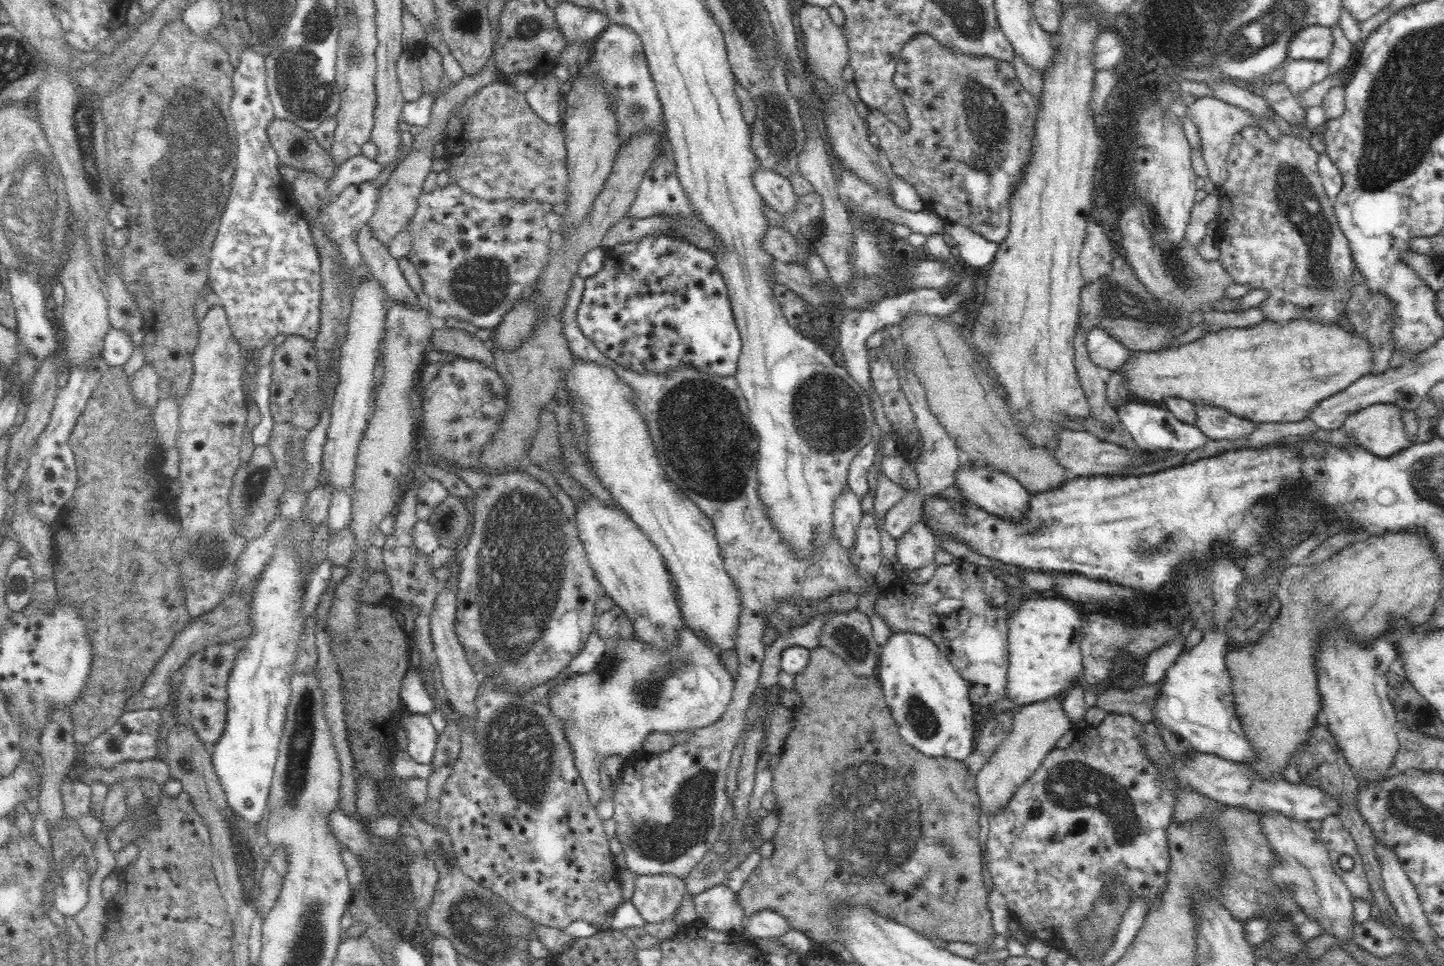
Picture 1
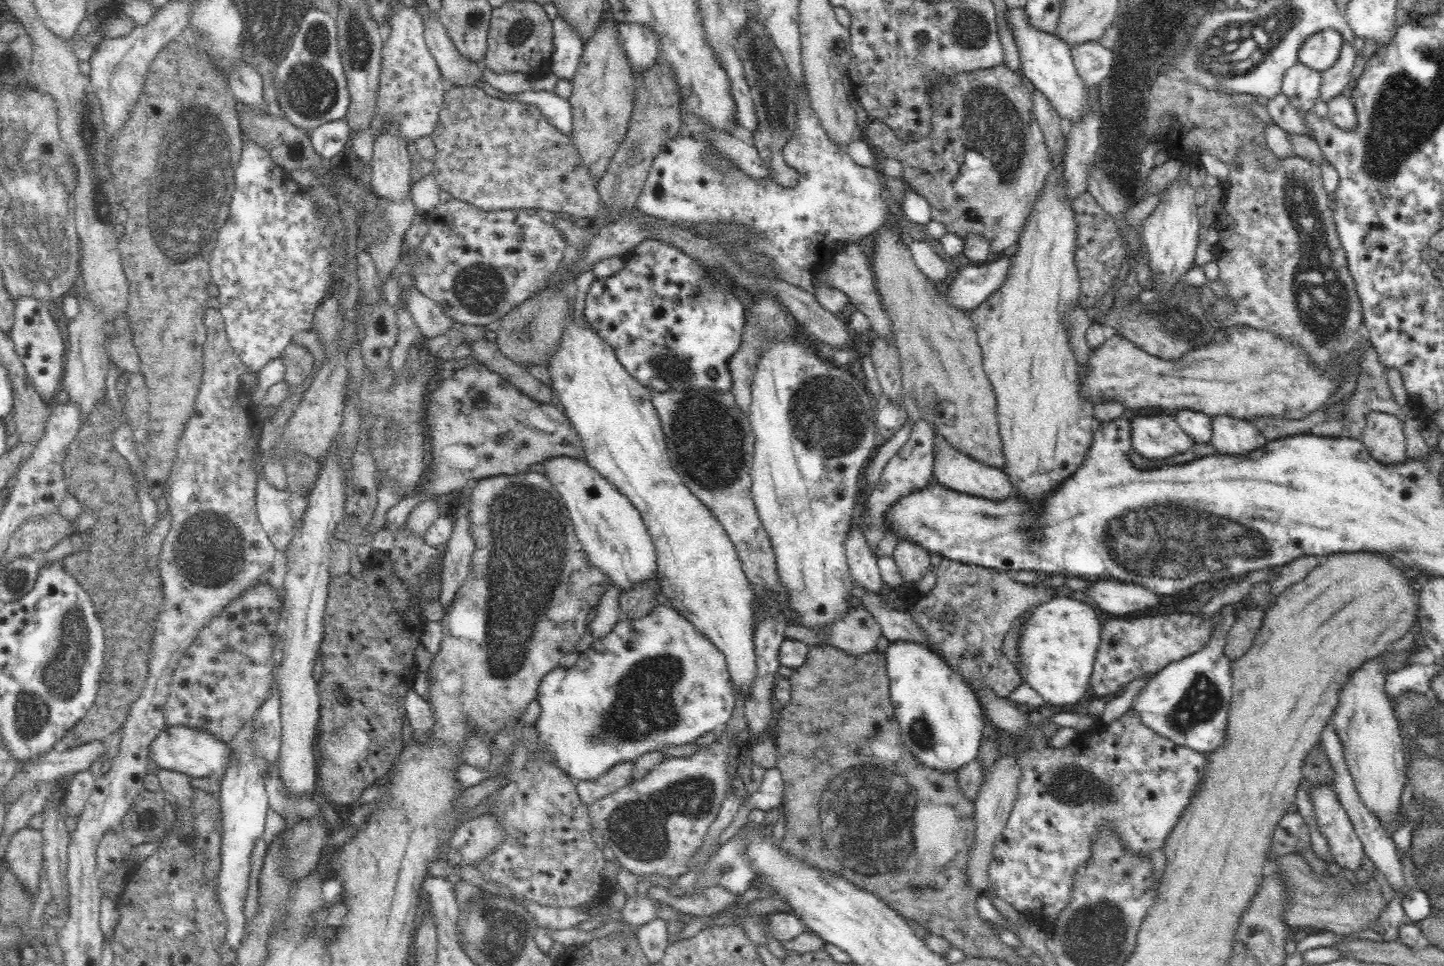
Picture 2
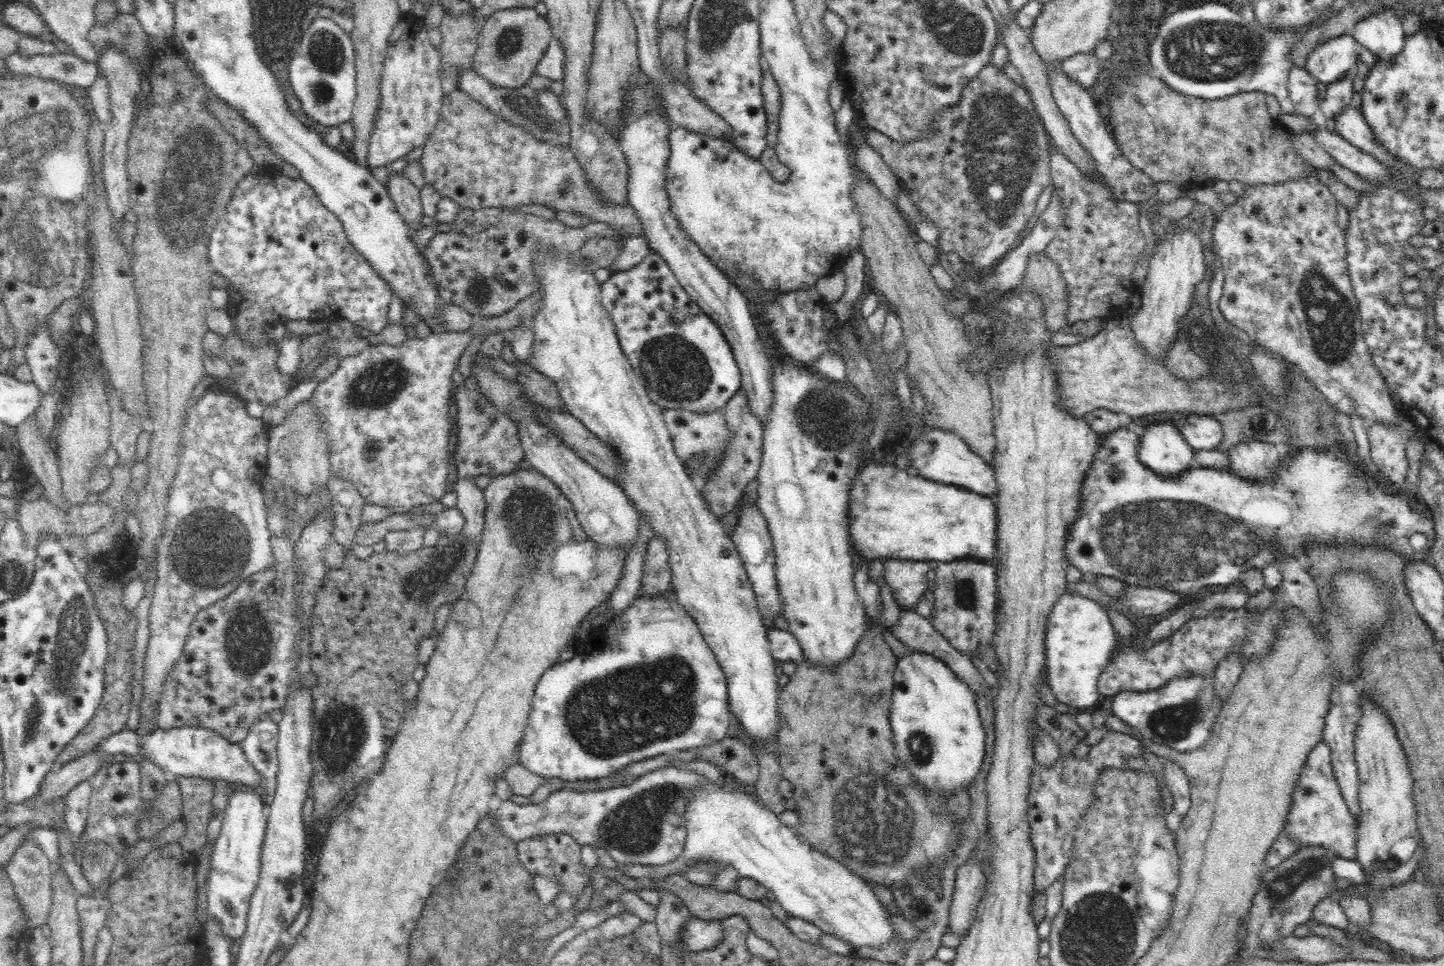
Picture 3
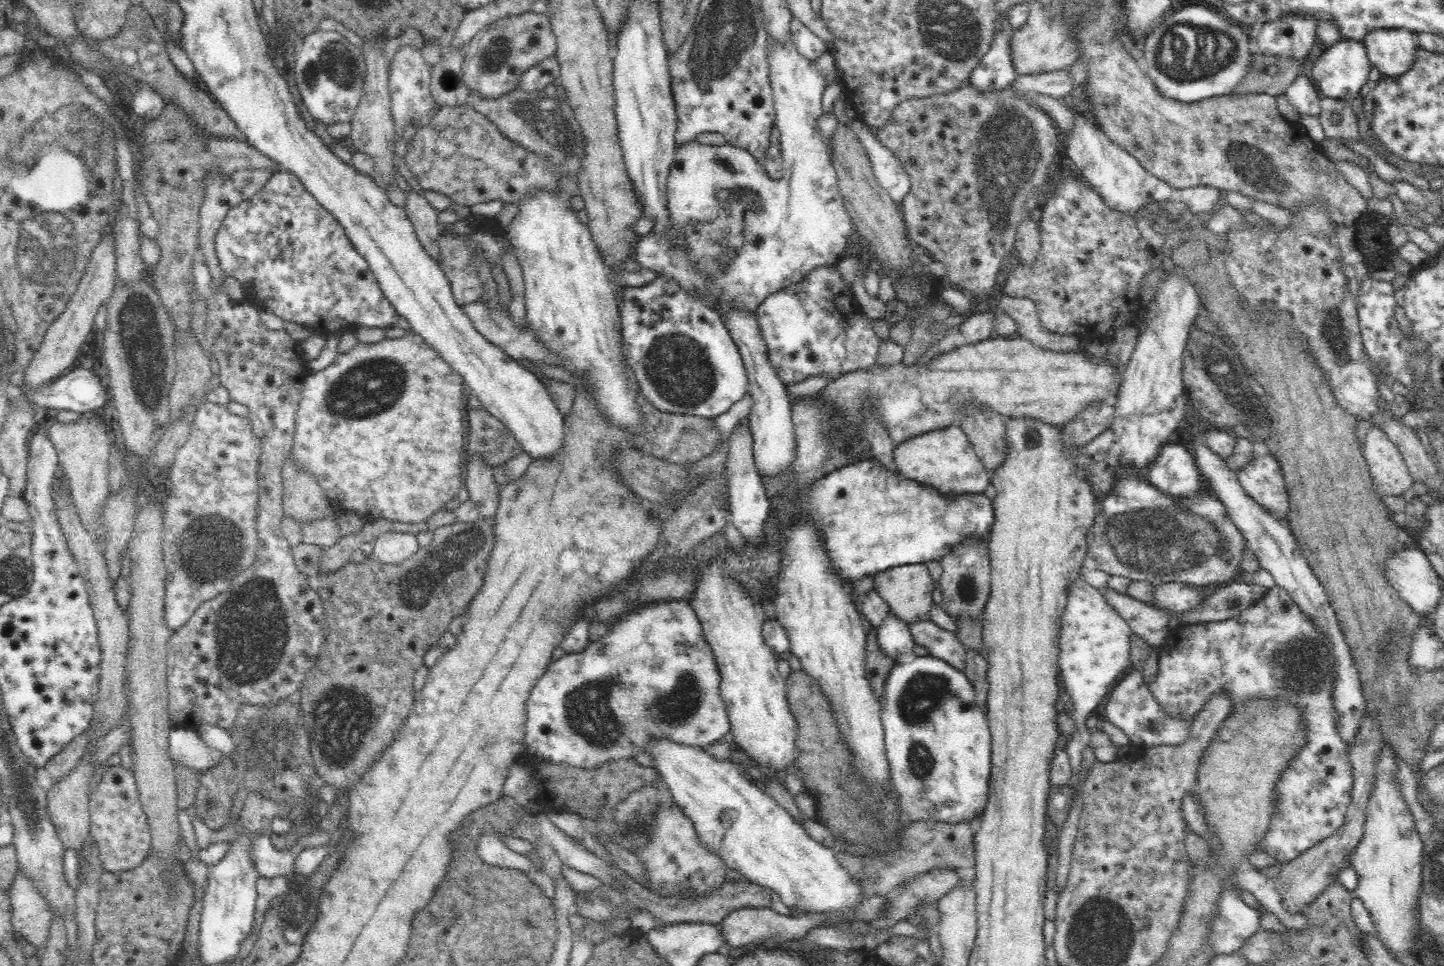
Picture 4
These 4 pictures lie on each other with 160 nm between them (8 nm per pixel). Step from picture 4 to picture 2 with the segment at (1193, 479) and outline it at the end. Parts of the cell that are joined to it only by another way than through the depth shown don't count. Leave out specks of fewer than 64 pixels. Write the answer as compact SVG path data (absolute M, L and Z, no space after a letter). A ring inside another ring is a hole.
M1164 414L1131 419L1131 446L1144 459L1164 460L1197 446L1175 417Z

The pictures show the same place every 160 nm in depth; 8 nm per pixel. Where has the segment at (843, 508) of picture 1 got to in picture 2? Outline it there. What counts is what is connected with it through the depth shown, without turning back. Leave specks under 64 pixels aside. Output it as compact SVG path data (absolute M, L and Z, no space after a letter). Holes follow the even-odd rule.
M850 526L845 538L845 555L854 582L866 591L878 593L883 584L877 565L876 553L867 545L861 530Z

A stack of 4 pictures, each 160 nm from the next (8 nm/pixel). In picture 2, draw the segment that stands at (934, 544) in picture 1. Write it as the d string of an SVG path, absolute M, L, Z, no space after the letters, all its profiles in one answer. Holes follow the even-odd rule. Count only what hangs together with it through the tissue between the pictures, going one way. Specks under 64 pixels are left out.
M900 541L896 545L893 557L904 577L904 585L912 588L916 581L921 582L924 574L931 569L930 556L930 551L914 541Z

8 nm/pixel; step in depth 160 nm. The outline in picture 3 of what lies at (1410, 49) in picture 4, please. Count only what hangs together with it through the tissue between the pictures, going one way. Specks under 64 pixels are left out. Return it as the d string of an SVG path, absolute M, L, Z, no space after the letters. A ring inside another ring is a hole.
M1392 9L1378 11L1357 22L1353 37L1380 60L1390 60L1402 52L1406 40L1402 19Z

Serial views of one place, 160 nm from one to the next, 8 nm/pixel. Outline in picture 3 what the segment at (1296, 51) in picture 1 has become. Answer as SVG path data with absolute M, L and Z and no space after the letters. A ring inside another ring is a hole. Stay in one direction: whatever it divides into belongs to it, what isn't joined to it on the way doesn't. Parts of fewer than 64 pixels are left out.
M1341 34L1337 37L1329 38L1326 42L1314 47L1312 54L1305 62L1307 71L1317 79L1323 88L1332 81L1344 78L1350 69L1354 69L1354 64L1358 60L1359 45L1352 35Z

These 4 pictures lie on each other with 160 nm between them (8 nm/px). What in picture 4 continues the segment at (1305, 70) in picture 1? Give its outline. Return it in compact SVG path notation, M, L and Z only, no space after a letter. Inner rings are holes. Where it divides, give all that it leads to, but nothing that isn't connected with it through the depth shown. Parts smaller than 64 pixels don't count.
M1301 73L1295 78L1295 81L1286 89L1285 95L1299 114L1319 116L1321 97L1319 92L1316 92L1312 80L1305 74Z

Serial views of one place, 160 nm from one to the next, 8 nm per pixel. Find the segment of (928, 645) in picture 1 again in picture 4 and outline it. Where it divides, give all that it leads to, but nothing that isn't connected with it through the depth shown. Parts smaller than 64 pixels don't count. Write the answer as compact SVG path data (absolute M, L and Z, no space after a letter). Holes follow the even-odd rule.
M930 654L917 656L910 662L896 662L886 676L880 703L890 782L899 797L902 821L906 825L920 819L975 825L990 798L992 733L986 708L975 702L975 690L965 671Z

